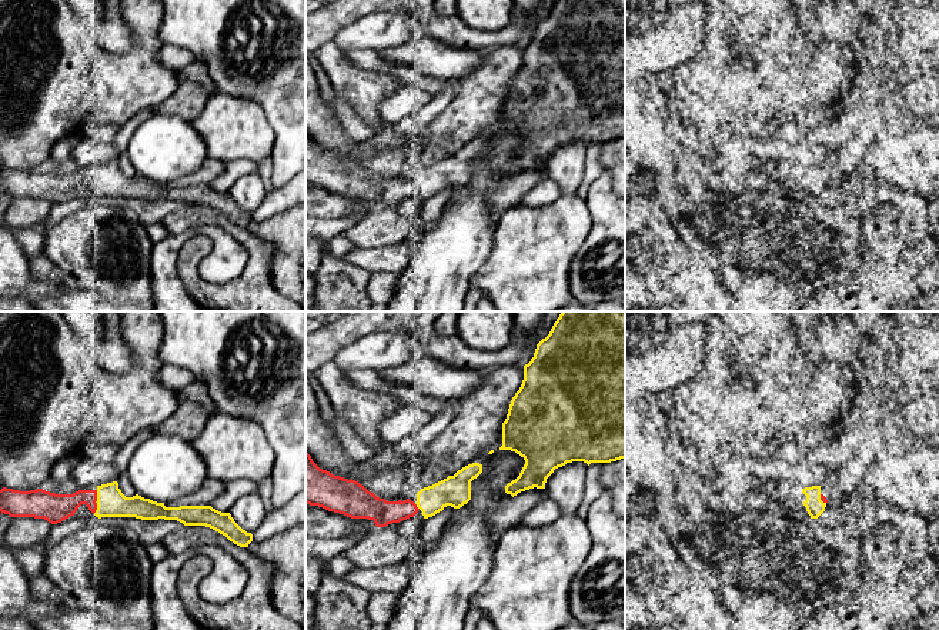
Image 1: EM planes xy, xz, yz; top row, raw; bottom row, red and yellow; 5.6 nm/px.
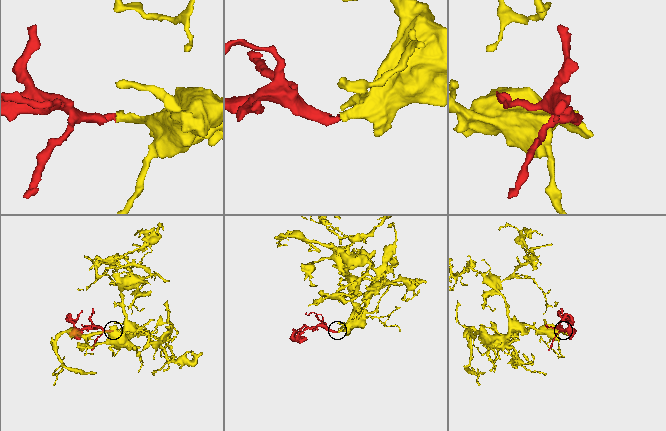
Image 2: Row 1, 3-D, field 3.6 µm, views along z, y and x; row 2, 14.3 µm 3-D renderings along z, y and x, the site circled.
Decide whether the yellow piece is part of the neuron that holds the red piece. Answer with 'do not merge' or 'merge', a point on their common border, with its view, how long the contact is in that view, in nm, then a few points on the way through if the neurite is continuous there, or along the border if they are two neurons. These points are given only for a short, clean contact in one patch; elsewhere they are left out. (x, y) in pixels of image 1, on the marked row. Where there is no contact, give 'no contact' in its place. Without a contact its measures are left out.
merge; contact xy (96, 500); length 140 nm

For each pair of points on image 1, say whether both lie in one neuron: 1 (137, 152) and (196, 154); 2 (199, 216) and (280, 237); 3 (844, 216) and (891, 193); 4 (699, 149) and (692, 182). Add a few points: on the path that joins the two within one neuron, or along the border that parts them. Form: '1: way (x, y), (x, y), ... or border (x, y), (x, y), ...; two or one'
1: way (151, 152), (181, 152); one
2: border (246, 227), (274, 250); two
3: border (874, 199), (879, 204); two
4: border (691, 149), (704, 164); two

